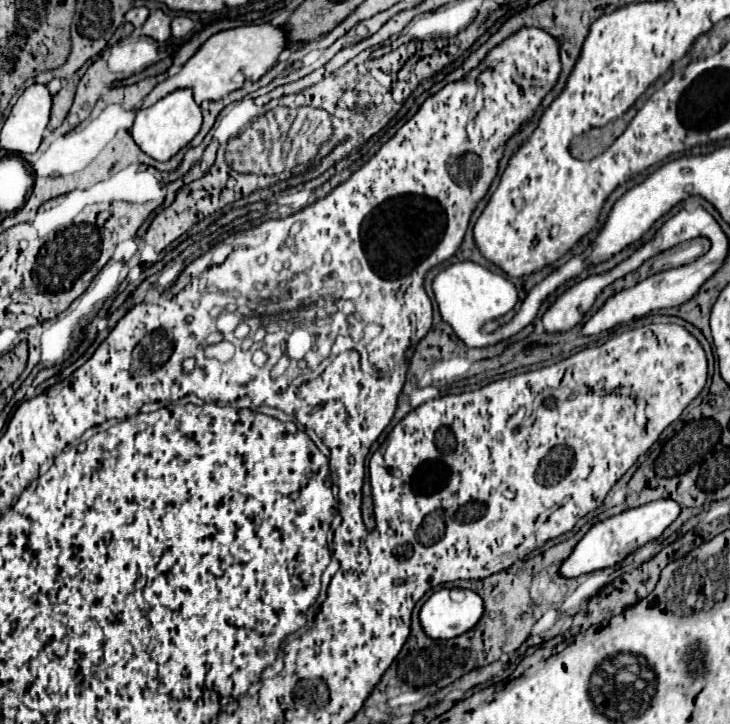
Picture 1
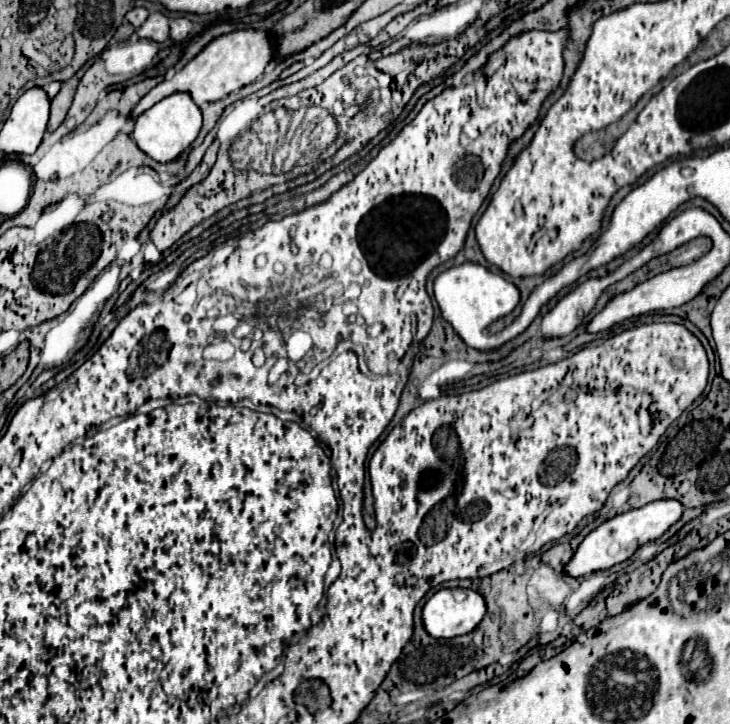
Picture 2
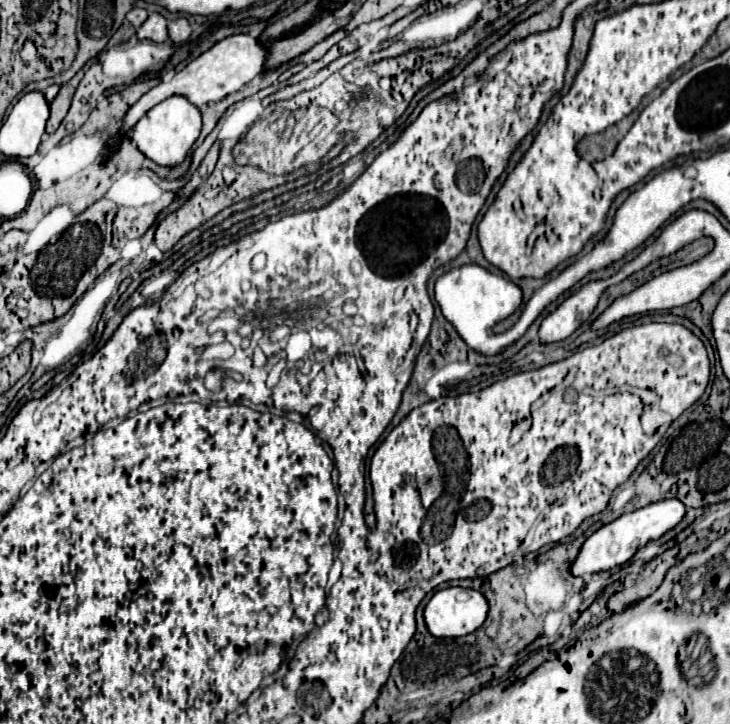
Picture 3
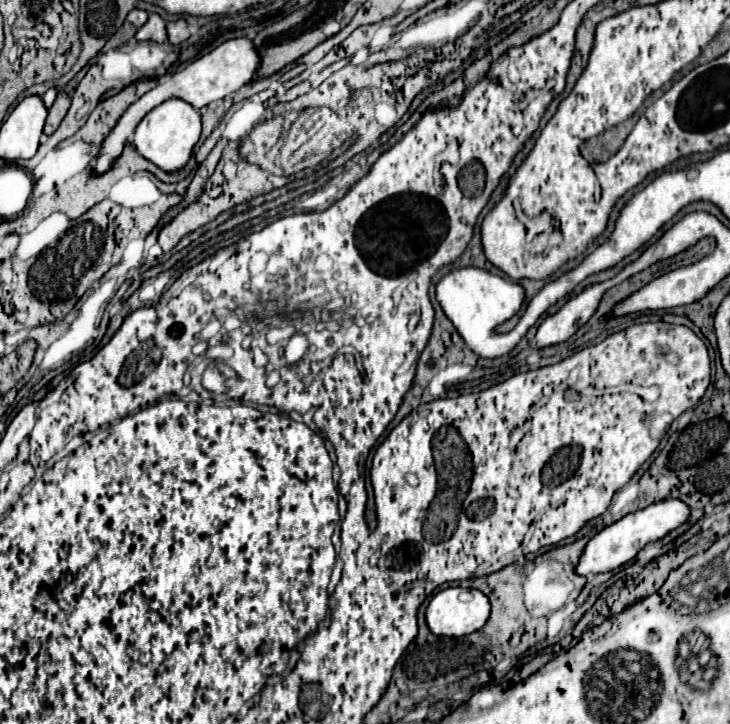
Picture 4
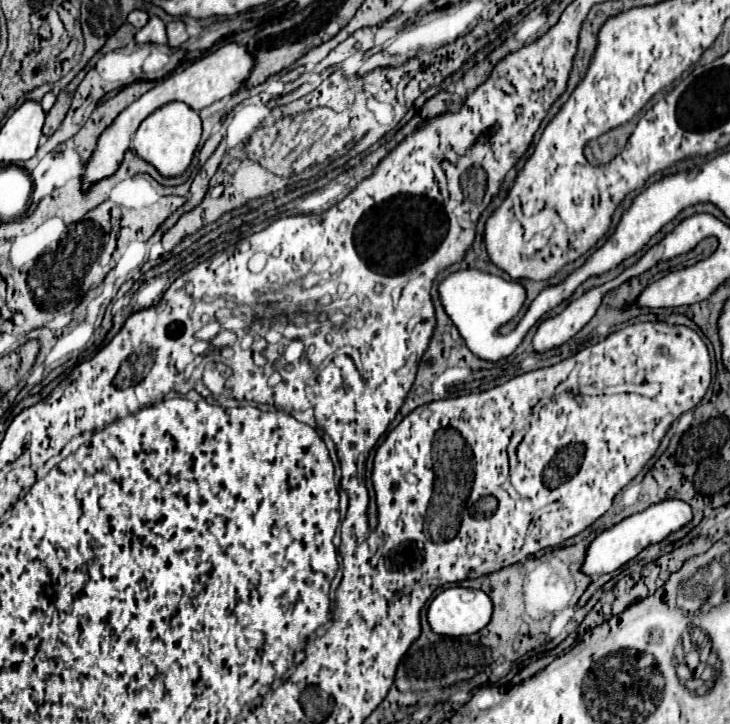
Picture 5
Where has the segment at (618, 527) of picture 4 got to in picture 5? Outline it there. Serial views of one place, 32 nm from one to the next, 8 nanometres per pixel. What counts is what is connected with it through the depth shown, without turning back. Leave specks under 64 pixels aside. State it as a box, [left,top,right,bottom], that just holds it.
[580,498,692,578]

